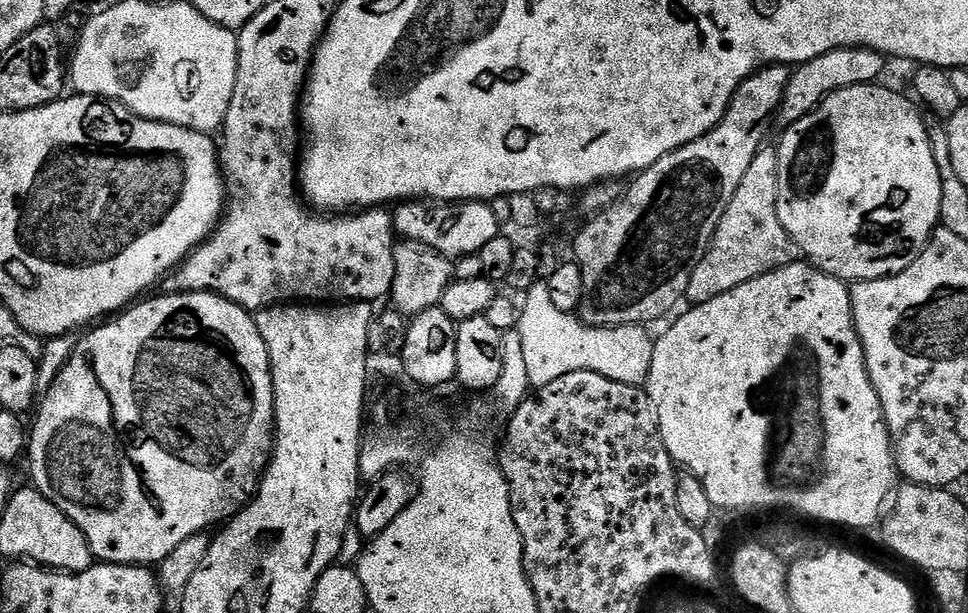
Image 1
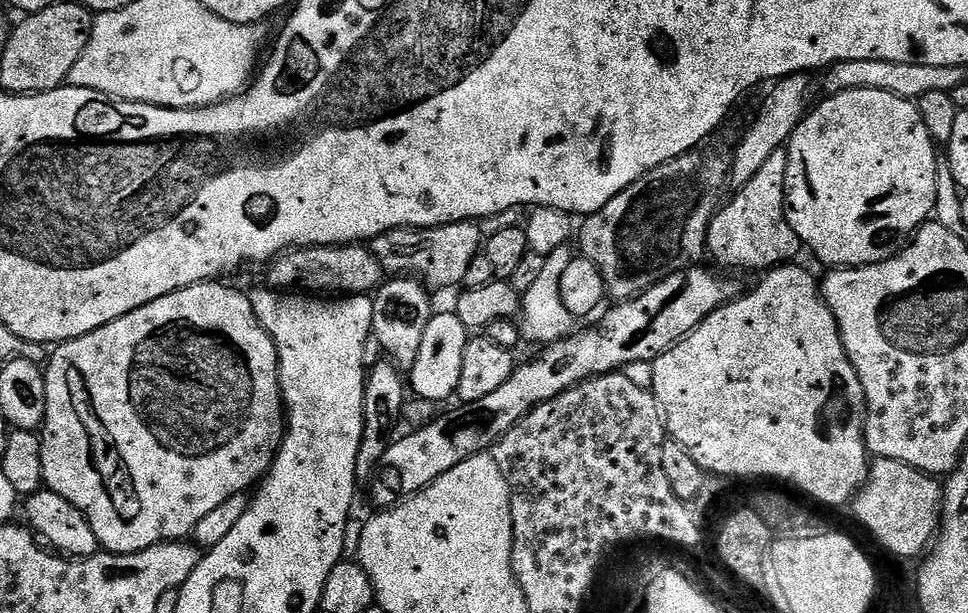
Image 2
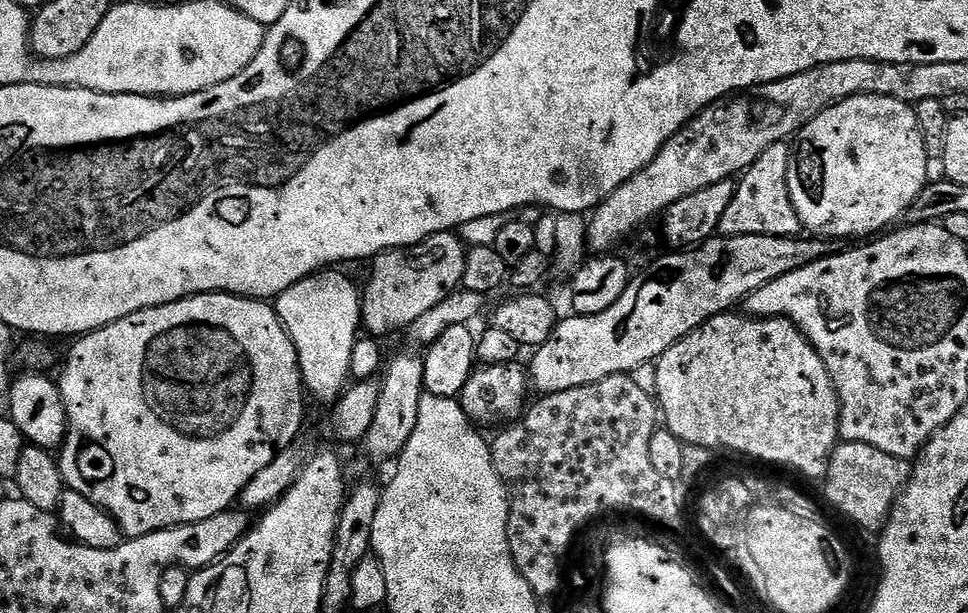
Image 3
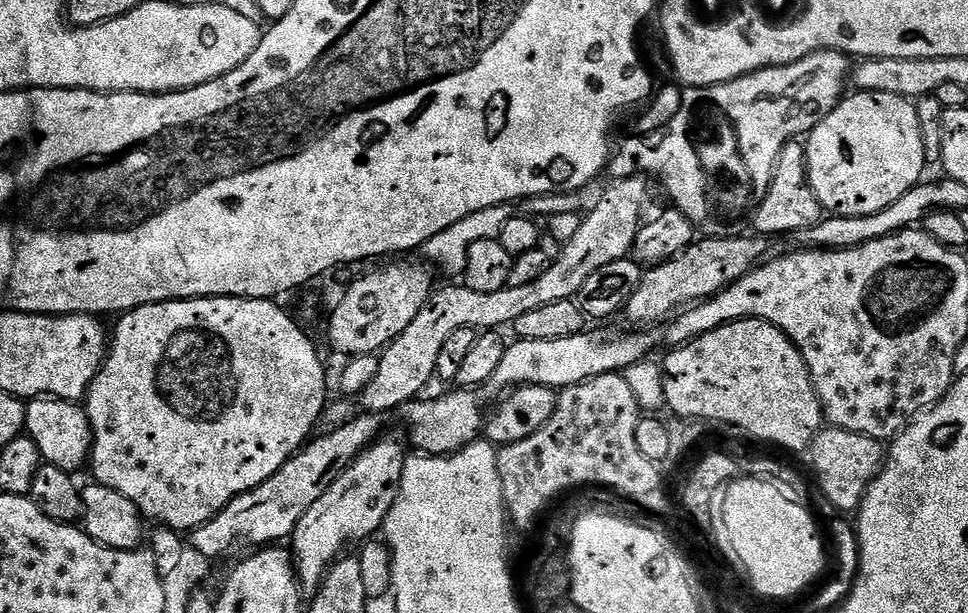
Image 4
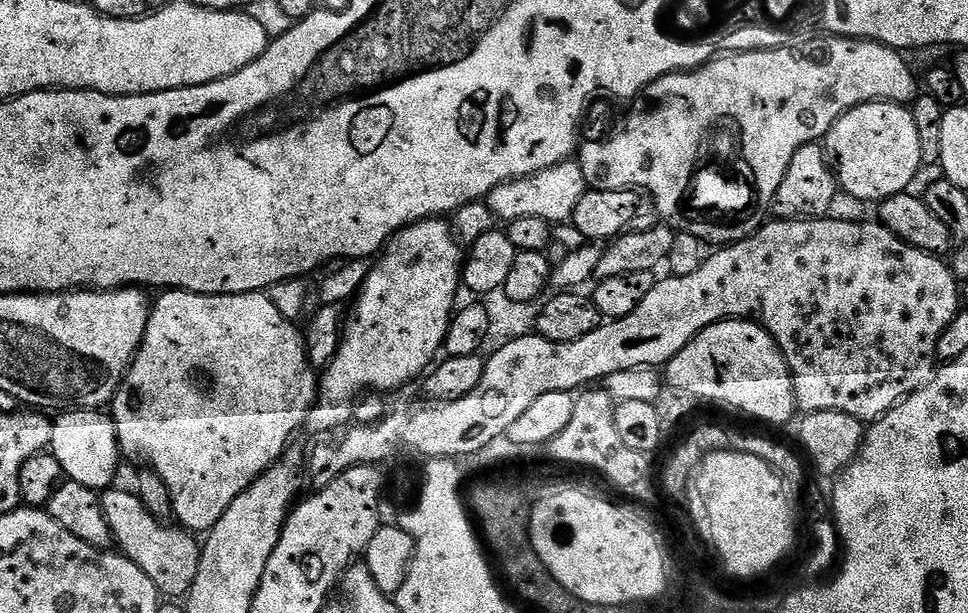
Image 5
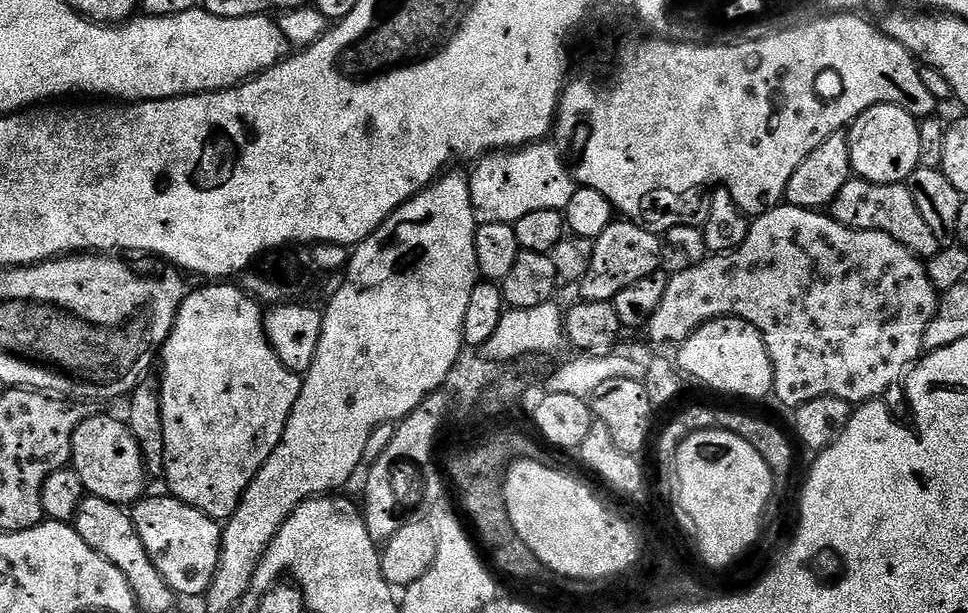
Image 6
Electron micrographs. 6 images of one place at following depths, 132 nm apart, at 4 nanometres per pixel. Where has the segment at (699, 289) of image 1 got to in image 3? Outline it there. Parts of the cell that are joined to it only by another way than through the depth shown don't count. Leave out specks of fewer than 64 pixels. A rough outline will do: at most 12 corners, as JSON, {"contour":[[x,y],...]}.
{"contour":[[792,148],[762,150],[739,177],[719,235],[801,235]]}

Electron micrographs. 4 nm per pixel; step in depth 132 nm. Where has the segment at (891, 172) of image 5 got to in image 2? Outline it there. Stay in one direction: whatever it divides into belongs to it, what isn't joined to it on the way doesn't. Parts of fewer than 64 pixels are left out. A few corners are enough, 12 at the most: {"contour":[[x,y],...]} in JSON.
{"contour":[[886,90],[813,107],[788,149],[801,245],[861,268],[936,207],[937,145]]}

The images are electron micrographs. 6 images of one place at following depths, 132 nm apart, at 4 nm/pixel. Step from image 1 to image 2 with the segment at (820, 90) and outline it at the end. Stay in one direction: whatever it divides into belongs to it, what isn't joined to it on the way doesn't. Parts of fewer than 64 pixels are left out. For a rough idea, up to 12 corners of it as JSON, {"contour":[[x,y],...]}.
{"contour":[[812,78],[771,85],[731,161],[733,189],[746,186],[785,147],[809,111]]}

